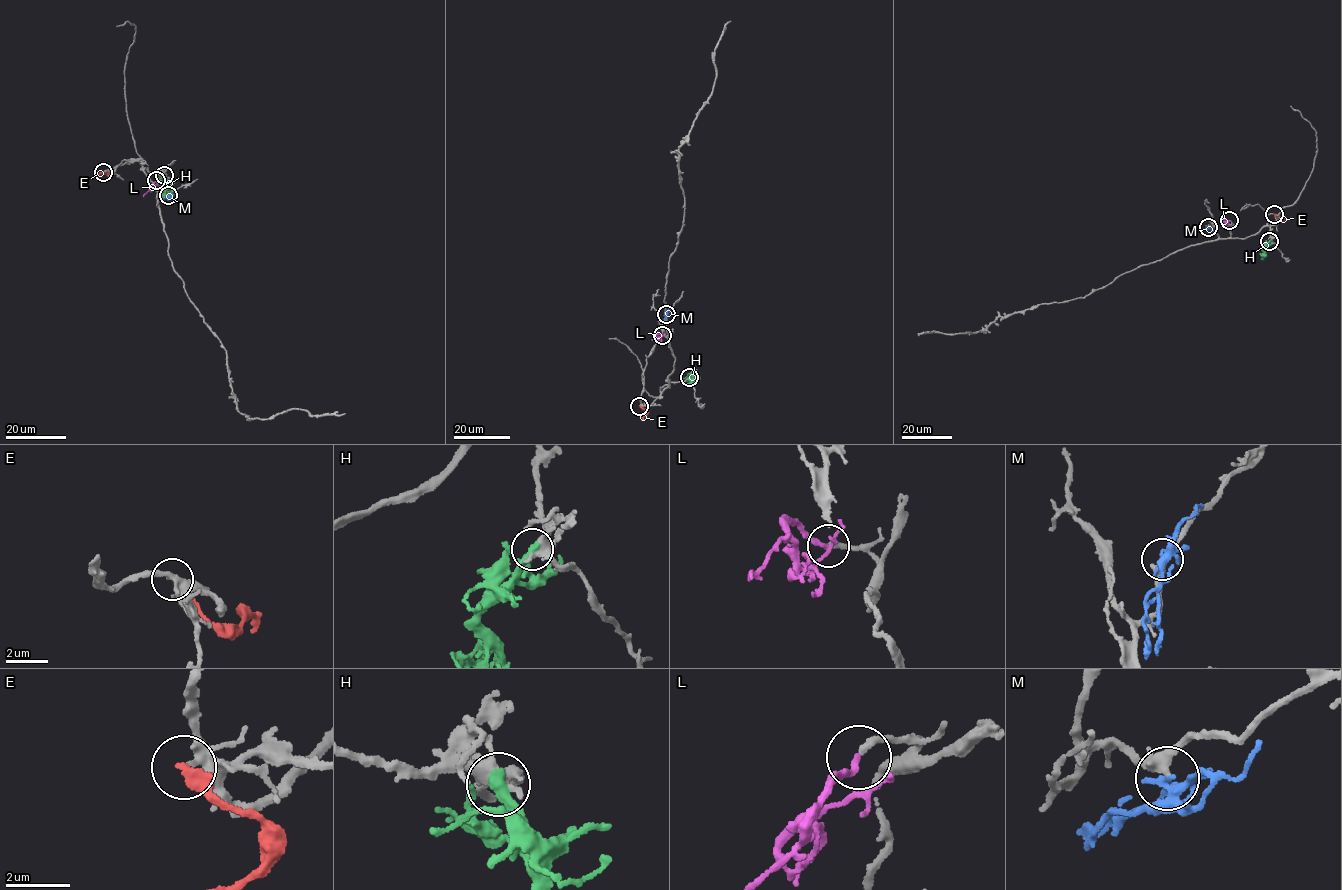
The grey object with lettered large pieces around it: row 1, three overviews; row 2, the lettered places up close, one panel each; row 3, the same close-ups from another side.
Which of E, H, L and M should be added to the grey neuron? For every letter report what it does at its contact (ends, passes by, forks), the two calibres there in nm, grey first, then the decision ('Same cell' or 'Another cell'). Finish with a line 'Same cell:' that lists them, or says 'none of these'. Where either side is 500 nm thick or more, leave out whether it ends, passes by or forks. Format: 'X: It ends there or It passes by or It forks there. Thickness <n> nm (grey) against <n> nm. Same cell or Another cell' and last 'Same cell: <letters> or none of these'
E: It ends there. Thickness 180 nm (grey) against 360 nm. Another cell
H: It ends there. Thickness 320 nm (grey) against 360 nm. Another cell
L: It ends there. Thickness 240 nm (grey) against 200 nm. Same cell
M: It forks there. Thickness 280 nm (grey) against 240 nm. Another cell
Same cell: L

